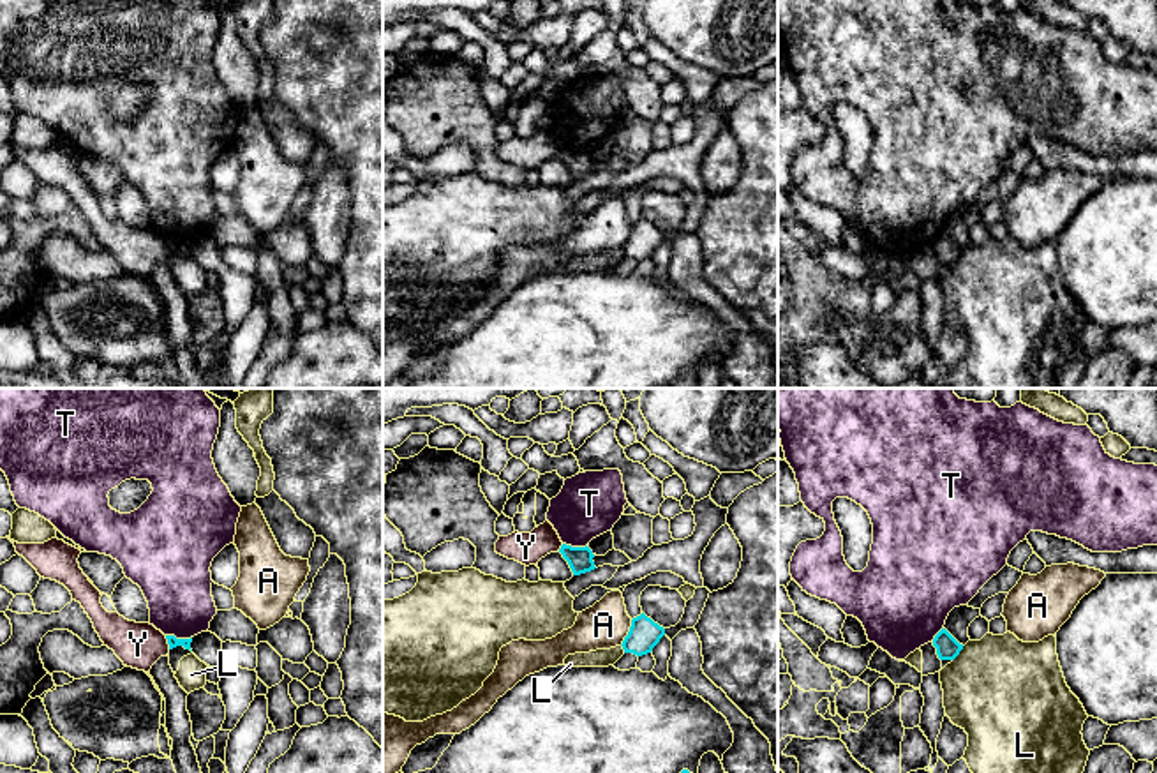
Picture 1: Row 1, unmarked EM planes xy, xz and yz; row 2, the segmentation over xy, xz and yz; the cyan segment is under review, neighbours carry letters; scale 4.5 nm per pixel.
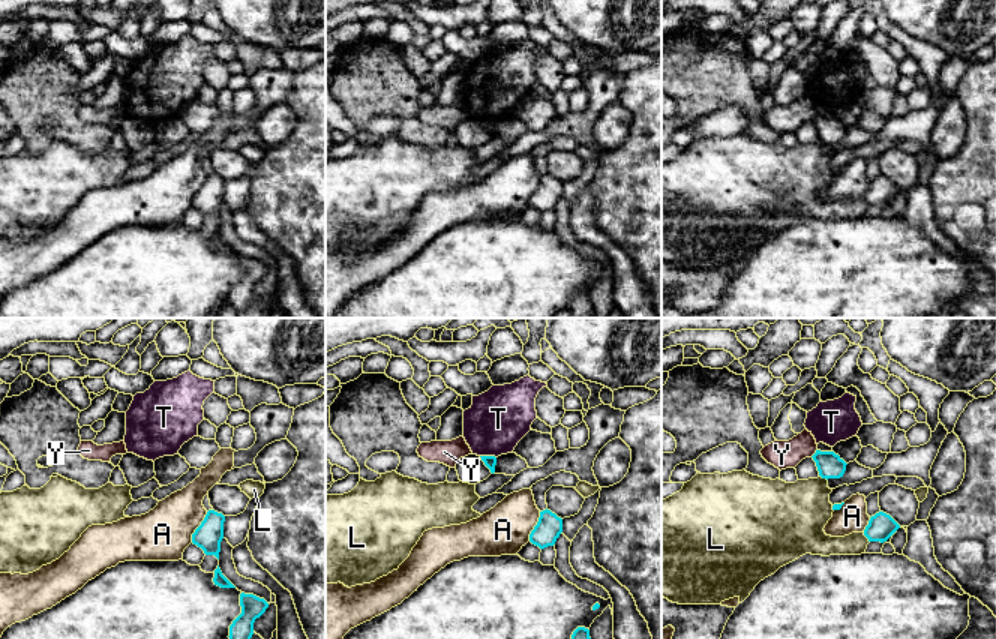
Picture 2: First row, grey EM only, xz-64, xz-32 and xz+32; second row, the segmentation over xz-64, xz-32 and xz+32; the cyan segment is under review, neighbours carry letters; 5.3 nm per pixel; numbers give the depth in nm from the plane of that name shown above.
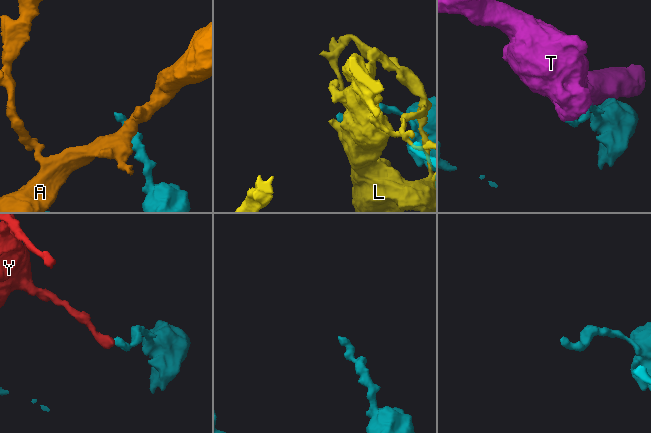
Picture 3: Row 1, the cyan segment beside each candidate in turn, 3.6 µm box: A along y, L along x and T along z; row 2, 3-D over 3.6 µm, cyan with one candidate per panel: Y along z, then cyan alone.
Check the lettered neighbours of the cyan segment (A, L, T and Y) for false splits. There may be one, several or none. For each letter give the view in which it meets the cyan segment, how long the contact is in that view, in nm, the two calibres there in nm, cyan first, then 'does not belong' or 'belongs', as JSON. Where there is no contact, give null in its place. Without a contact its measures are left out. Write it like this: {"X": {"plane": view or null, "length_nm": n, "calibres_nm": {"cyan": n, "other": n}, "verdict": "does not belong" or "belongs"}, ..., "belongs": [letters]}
{"A": {"plane": "xz", "length_nm": 130, "calibres_nm": {"cyan": 150, "other": 200}, "verdict": "does not belong"}, "L": {"plane": "yz", "length_nm": 90, "calibres_nm": {"cyan": 110, "other": 480}, "verdict": "does not belong"}, "T": {"plane": "xy", "length_nm": 120, "calibres_nm": {"cyan": 50, "other": 320}, "verdict": "does not belong"}, "Y": {"plane": "xy", "length_nm": 70, "calibres_nm": {"cyan": 50, "other": 200}, "verdict": "does not belong"}, "belongs": []}

